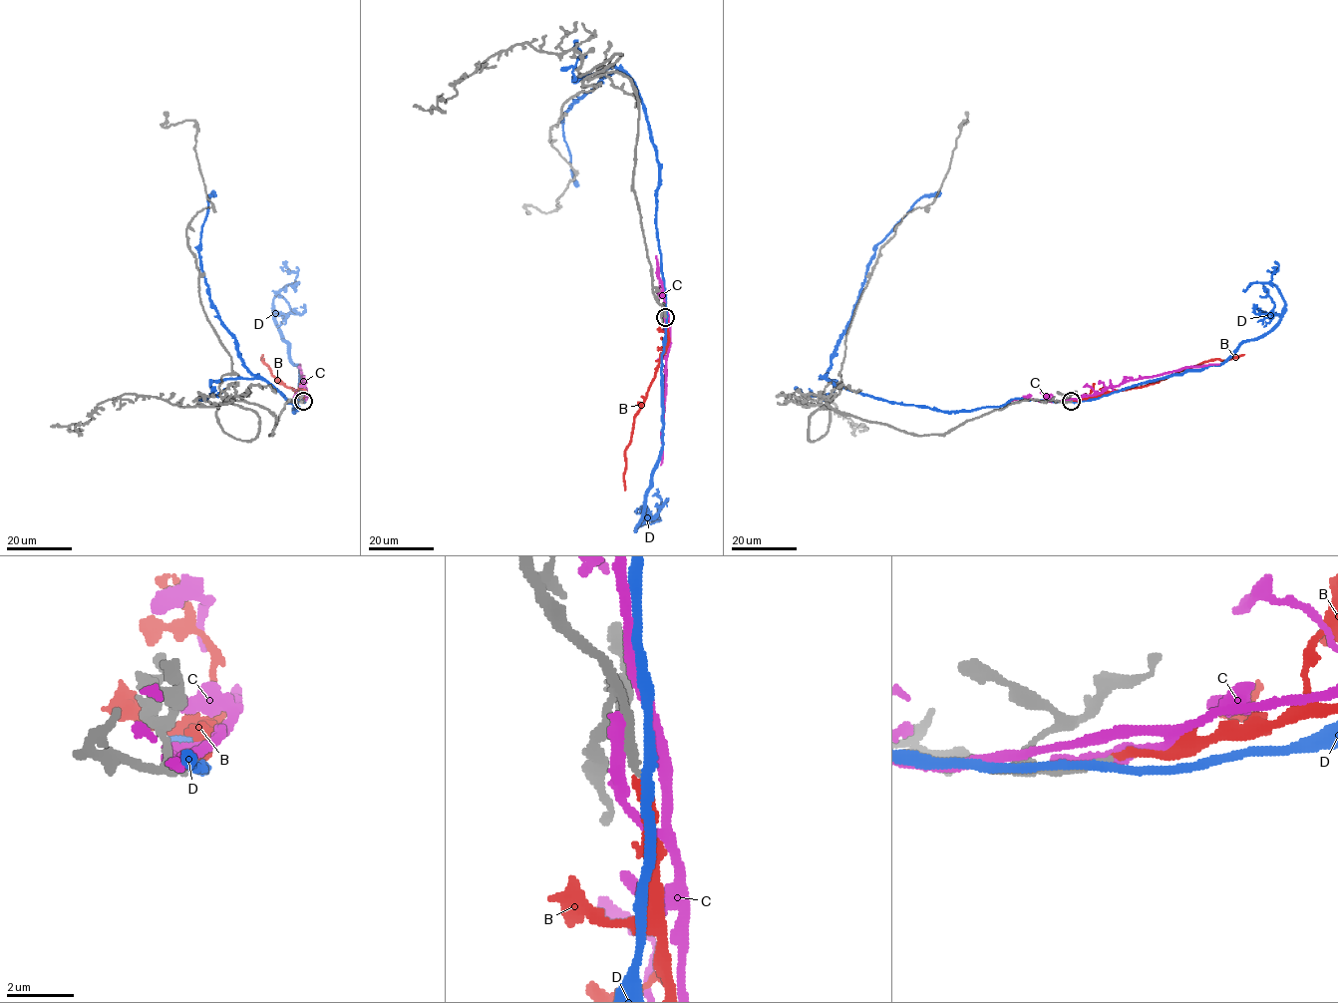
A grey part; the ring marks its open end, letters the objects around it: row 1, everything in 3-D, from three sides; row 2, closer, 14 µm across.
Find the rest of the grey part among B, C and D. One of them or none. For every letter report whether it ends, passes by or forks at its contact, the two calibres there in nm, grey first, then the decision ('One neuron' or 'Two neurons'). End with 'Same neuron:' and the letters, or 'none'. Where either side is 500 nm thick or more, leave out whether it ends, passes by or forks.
B: It ends there. Thickness 260 nm (grey) against 240 nm. One neuron
C: It ends there. Thickness 360 nm (grey) against 460 nm. Two neurons
D: It passes by. Thickness 260 nm (grey) against 260 nm. Two neurons
Same neuron: B

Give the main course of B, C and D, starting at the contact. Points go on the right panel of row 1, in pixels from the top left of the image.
B: (1072, 401), (1154, 383), (1204, 361), (1236, 358), (1244, 354)
C: (1068, 402), (1103, 392), (1129, 380), (1219, 364)
D: (1071, 401), (1011, 399), (999, 406), (943, 412), (880, 400), (826, 377), (875, 248), (918, 200), (941, 192)

